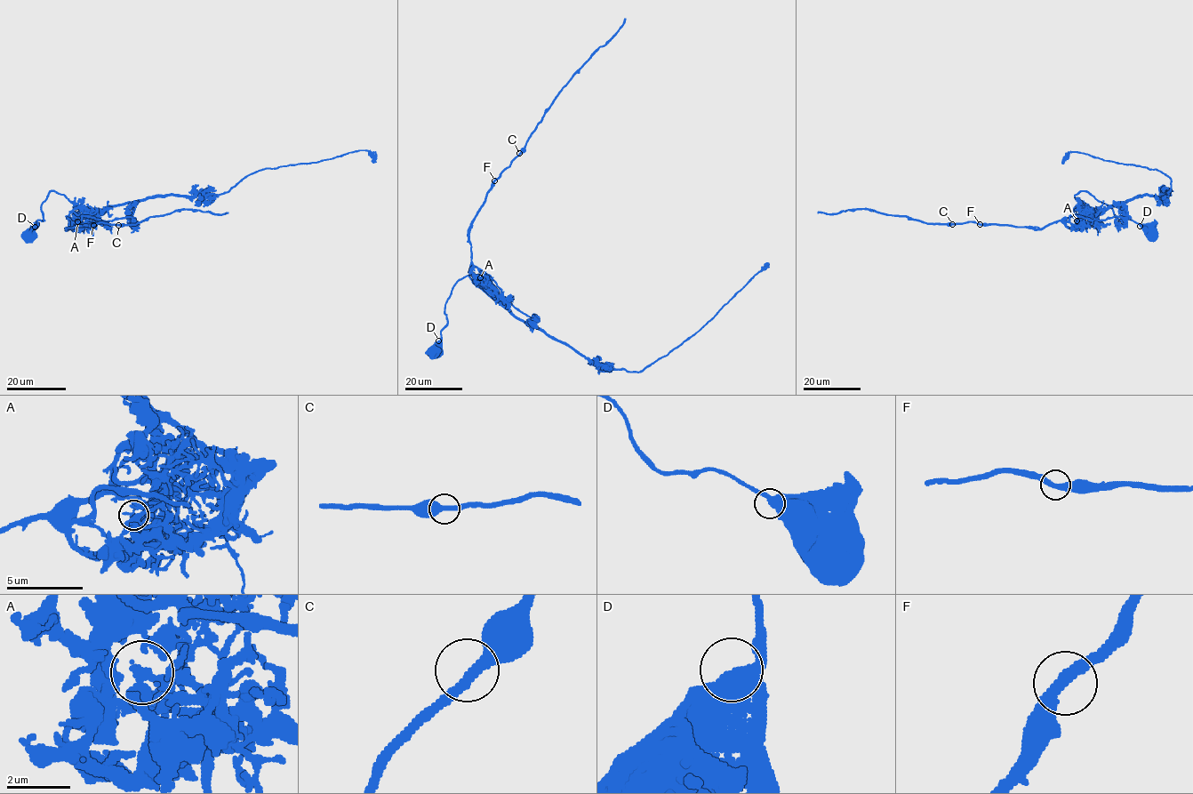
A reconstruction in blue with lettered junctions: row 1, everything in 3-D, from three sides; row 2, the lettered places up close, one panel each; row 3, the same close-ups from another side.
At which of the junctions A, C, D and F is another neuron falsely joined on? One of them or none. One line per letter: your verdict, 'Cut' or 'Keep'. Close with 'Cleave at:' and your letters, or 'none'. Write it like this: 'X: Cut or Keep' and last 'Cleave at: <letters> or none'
A: Cut
C: Keep
D: Keep
F: Keep
Cleave at: A

